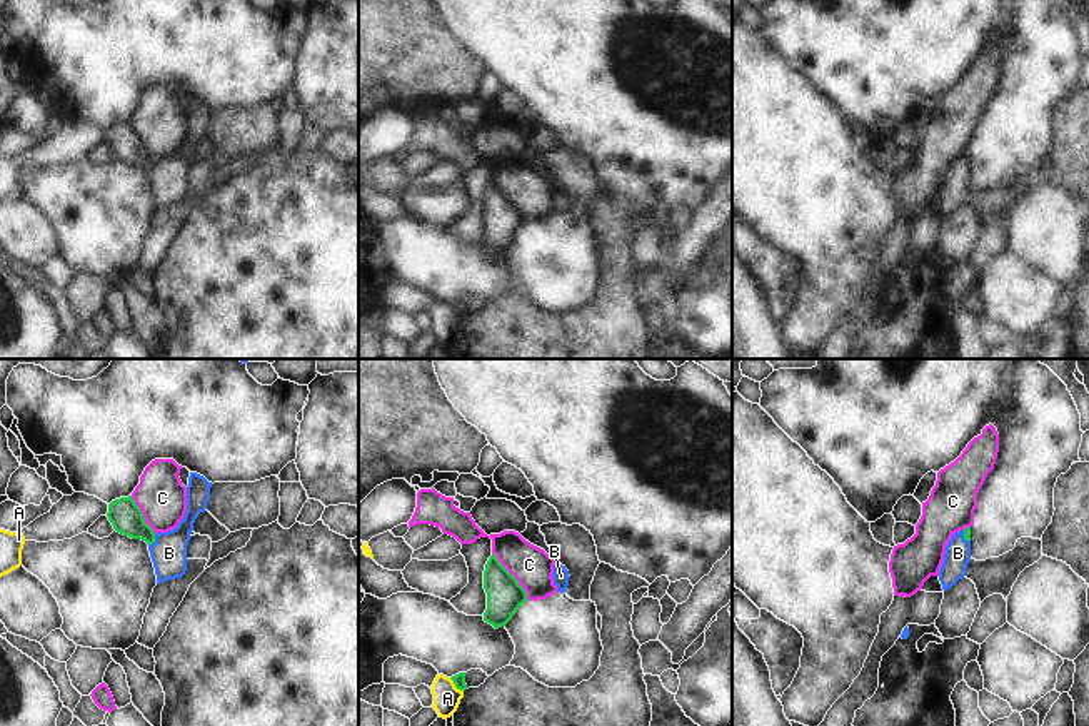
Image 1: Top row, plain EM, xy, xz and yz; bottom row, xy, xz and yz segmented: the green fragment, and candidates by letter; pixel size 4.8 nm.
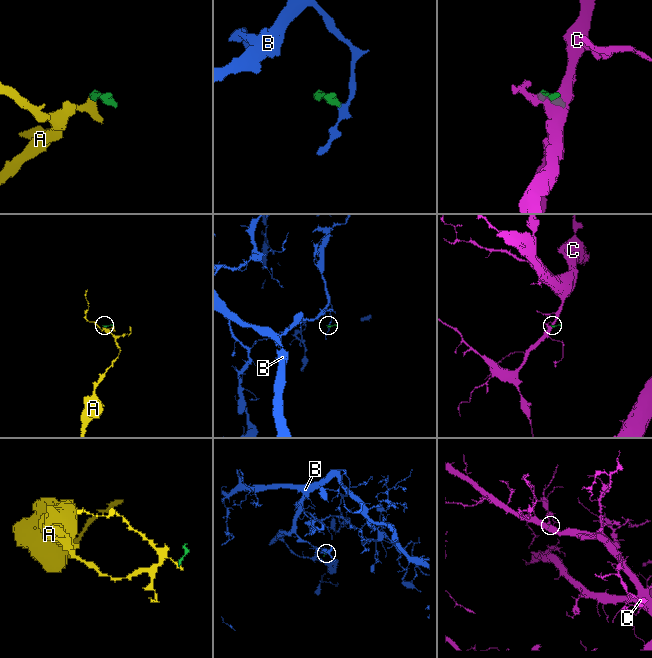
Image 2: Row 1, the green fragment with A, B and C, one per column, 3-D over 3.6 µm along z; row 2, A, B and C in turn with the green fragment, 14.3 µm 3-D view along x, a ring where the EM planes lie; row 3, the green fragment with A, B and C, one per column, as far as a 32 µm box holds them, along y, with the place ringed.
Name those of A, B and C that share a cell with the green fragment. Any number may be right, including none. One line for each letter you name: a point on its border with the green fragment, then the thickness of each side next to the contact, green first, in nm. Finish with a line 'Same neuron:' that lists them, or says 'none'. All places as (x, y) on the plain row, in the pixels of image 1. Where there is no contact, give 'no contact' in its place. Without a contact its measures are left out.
B: contact xy (154, 167); calibres 160 and 180 nm
Same neuron: B

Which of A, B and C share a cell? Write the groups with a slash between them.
A / B / C

